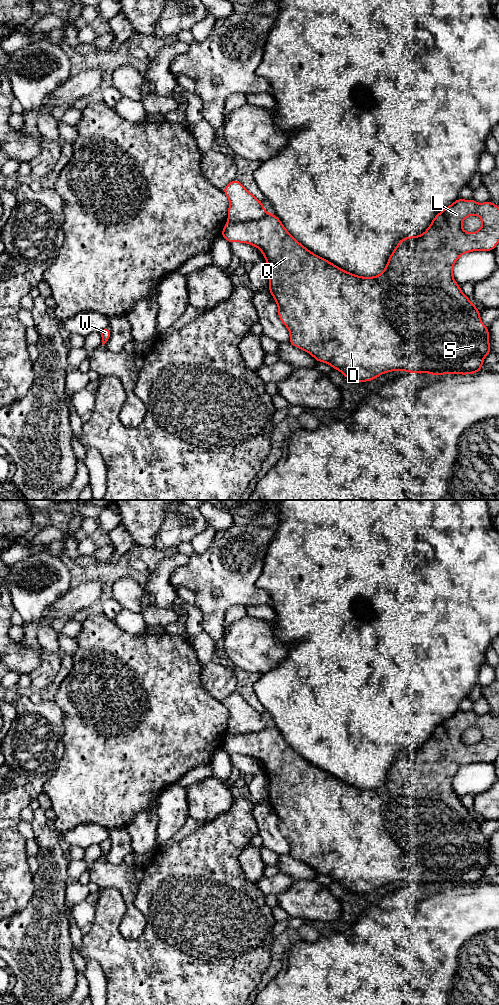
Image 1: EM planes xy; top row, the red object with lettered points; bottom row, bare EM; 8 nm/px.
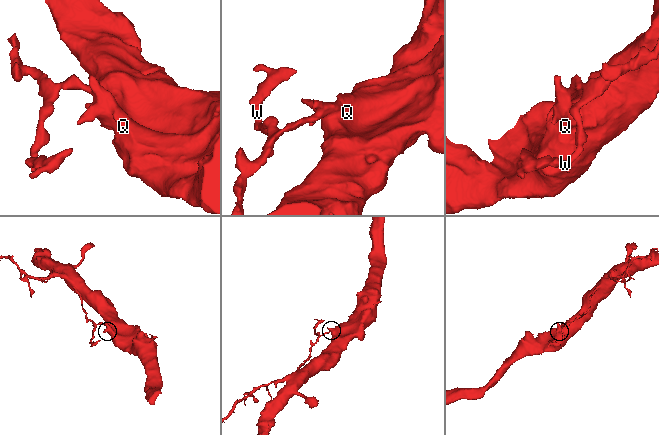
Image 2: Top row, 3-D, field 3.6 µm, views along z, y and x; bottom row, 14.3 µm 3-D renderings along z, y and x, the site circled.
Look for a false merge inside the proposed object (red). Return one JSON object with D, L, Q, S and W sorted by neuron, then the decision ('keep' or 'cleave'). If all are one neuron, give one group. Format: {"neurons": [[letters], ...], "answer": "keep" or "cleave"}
{"neurons": [["D", "L", "Q", "S"], ["W"]], "answer": "cleave"}

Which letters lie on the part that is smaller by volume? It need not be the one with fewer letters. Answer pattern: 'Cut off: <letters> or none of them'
Cut off: W

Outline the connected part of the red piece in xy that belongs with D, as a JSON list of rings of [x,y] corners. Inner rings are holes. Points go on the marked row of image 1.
[[[458,198],[453,204],[444,208],[434,217],[430,226],[422,235],[409,236],[399,240],[383,272],[374,277],[354,275],[309,251],[286,230],[283,223],[275,214],[268,214],[258,220],[227,222],[221,232],[221,236],[229,243],[240,242],[253,245],[263,253],[269,269],[269,292],[277,303],[280,321],[289,330],[290,339],[288,343],[306,351],[313,356],[317,362],[331,365],[333,369],[342,372],[345,378],[357,382],[367,382],[373,381],[384,373],[396,370],[418,374],[430,373],[434,376],[449,373],[461,375],[474,374],[481,371],[481,366],[484,365],[483,359],[492,352],[489,343],[488,326],[482,323],[480,311],[470,299],[462,293],[460,285],[457,284],[453,277],[453,267],[462,254],[480,250],[493,251],[499,243],[499,206],[491,201],[479,204],[473,198],[469,200]],[[470,215],[477,215],[482,219],[482,227],[474,233],[468,233],[462,229],[463,220]]]

